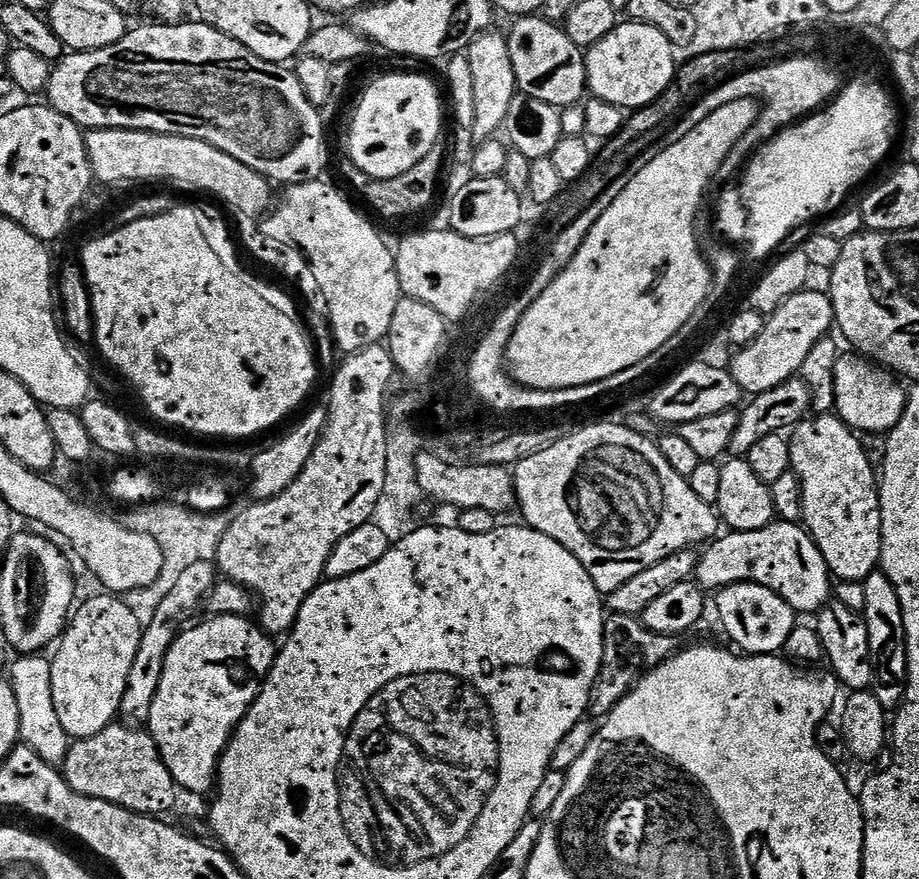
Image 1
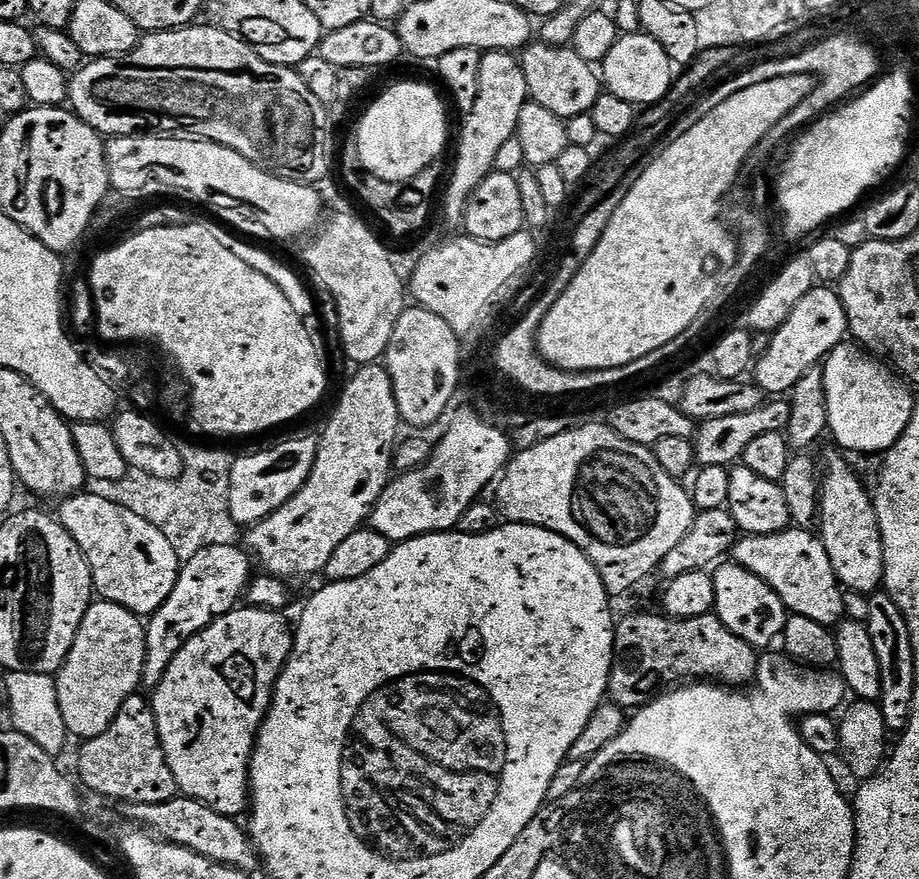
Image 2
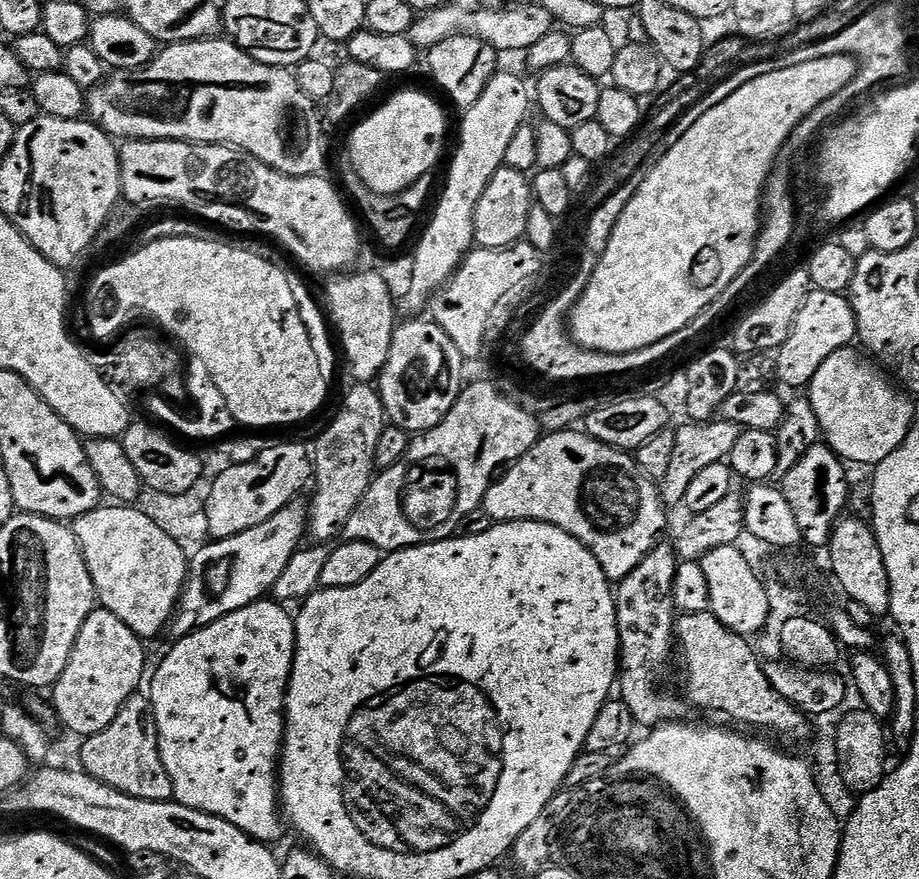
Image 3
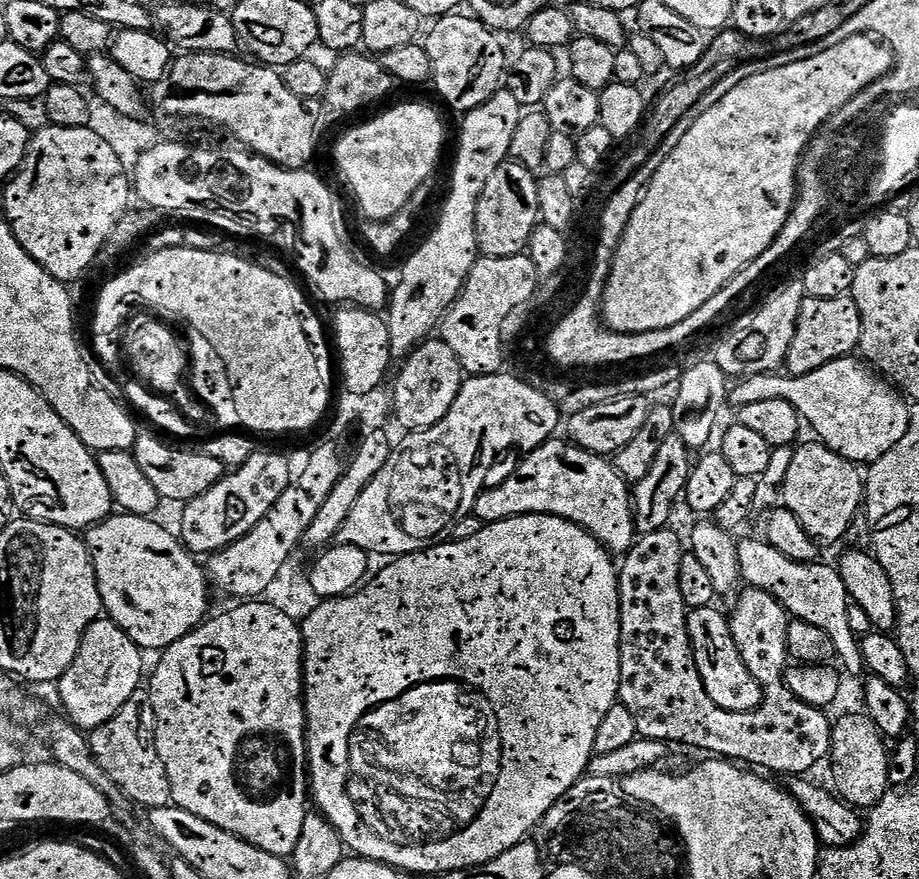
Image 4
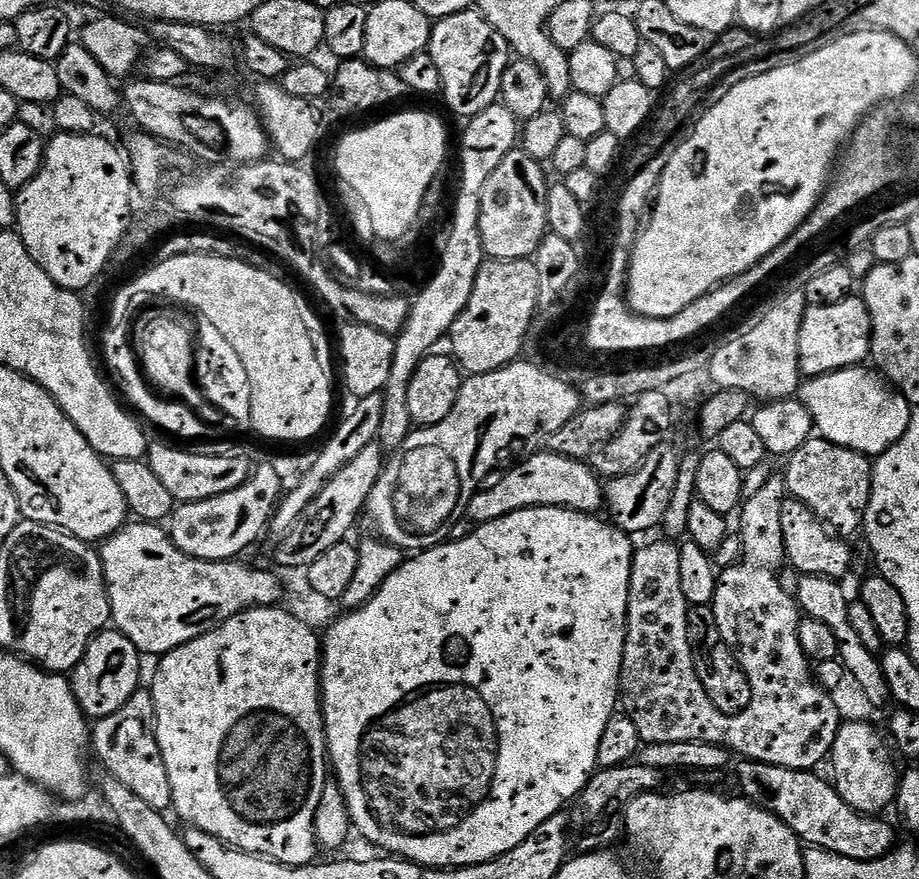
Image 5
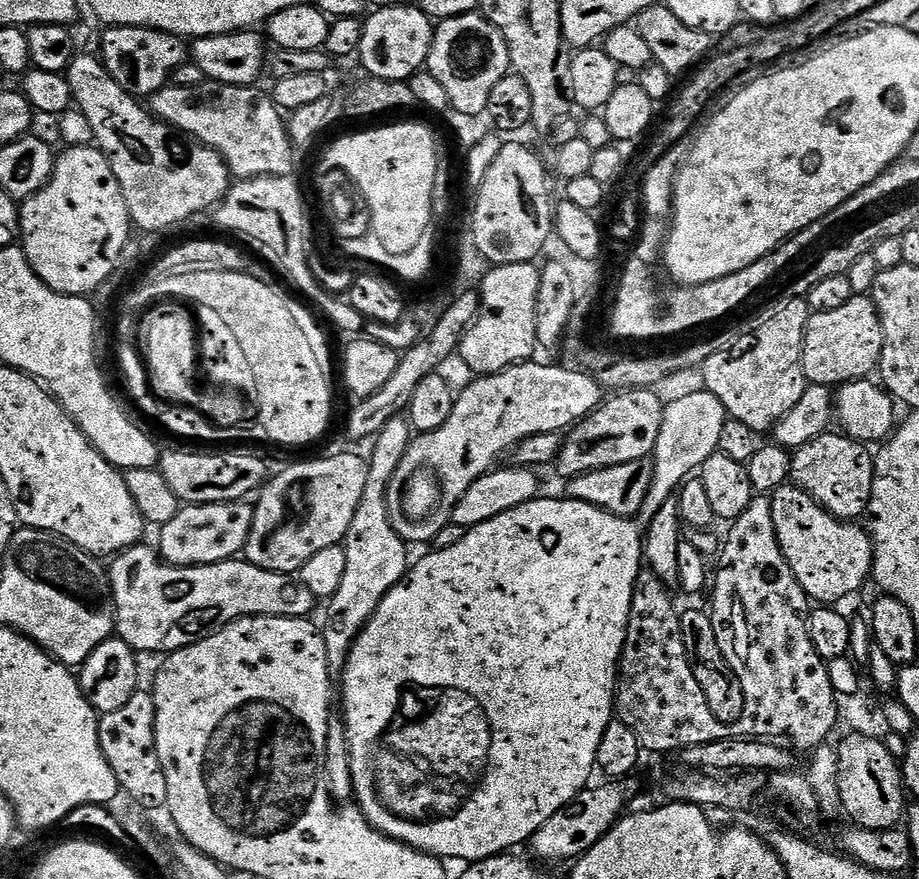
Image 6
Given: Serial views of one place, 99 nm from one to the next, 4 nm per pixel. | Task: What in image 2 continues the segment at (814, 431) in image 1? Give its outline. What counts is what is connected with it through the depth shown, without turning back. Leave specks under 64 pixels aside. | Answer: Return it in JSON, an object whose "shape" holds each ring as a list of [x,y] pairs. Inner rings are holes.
{"shape":[[[832,456],[822,468],[818,535],[836,579],[850,592],[871,594],[884,583],[884,547],[873,497],[844,460]]]}

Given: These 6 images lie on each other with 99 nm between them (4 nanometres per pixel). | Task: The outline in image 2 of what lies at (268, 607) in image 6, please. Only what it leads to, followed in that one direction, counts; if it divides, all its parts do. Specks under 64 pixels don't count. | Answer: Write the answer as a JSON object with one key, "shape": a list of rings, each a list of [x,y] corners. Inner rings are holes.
{"shape":[[[87,490],[67,497],[61,504],[64,505],[58,511],[58,519],[82,550],[99,599],[109,600],[138,617],[147,618],[170,598],[182,562],[158,526],[150,526],[146,518],[138,518],[131,510],[114,506],[114,502],[106,502],[106,498],[94,498]]]}

